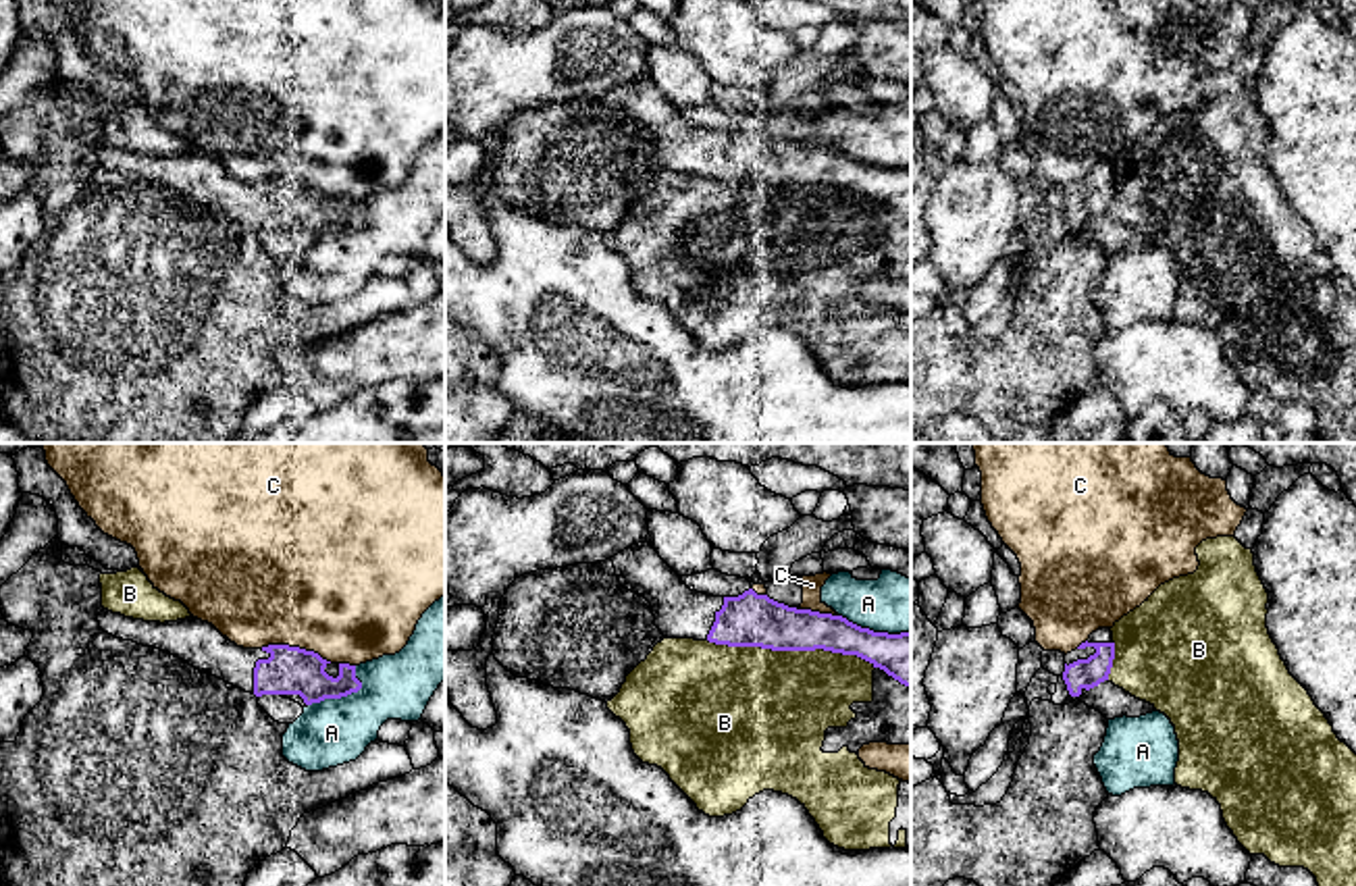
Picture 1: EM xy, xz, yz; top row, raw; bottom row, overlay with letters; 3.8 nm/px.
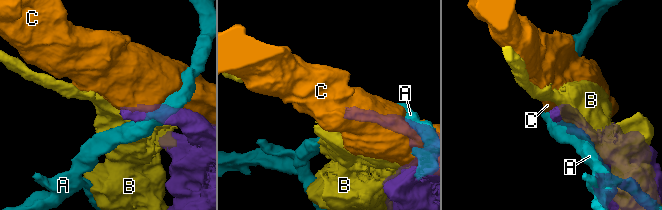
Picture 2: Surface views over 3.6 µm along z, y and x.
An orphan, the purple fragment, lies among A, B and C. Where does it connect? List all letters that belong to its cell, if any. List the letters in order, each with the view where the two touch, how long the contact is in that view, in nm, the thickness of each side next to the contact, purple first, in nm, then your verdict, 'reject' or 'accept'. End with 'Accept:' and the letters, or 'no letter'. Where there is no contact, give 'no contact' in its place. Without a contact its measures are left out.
A: meets purple in xy; contact 240 nm long; 190 nm thick on the purple side, 260 nm on the other; reject
B: meets purple in xz; contact 650 nm long; 200 nm thick on the purple side, 460 nm on the other; reject
C: meets purple in xy; contact 280 nm long; 190 nm thick on the purple side, 500 nm on the other; reject
Accept: no letter

